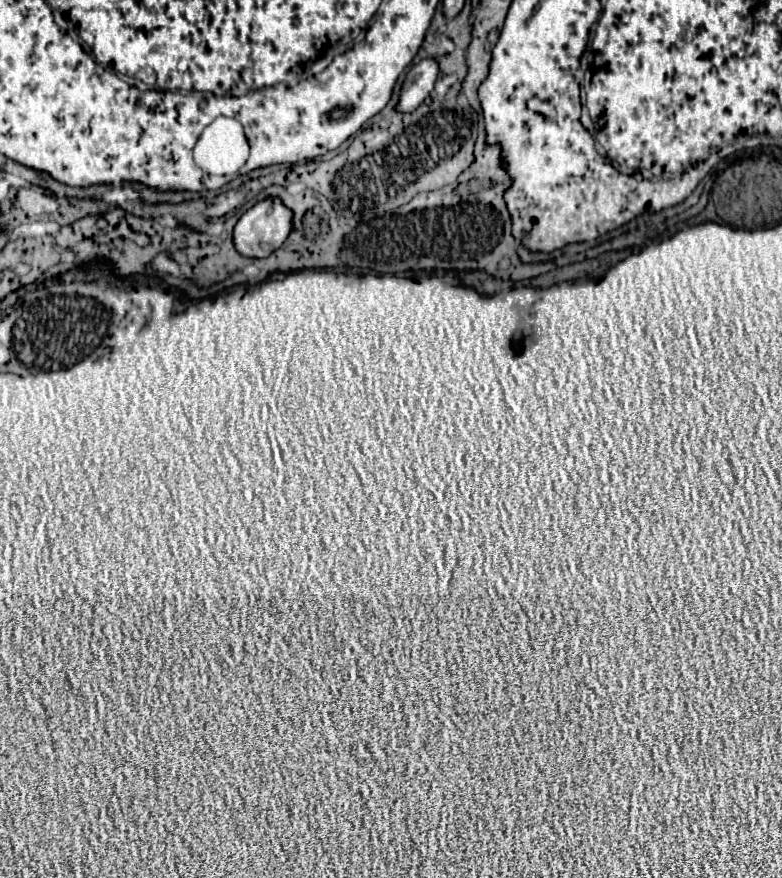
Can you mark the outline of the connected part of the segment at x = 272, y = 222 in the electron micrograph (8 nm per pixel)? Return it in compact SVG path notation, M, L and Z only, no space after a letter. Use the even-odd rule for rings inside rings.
M265 198L249 208L237 222L233 242L235 248L247 258L267 258L273 250L277 250L293 230L293 212L279 198Z

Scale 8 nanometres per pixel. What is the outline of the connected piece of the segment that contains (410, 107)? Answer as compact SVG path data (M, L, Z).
M425 58L419 64L415 64L403 82L401 98L397 104L399 112L413 112L417 110L423 100L431 94L435 82L439 76L439 62L433 58Z

